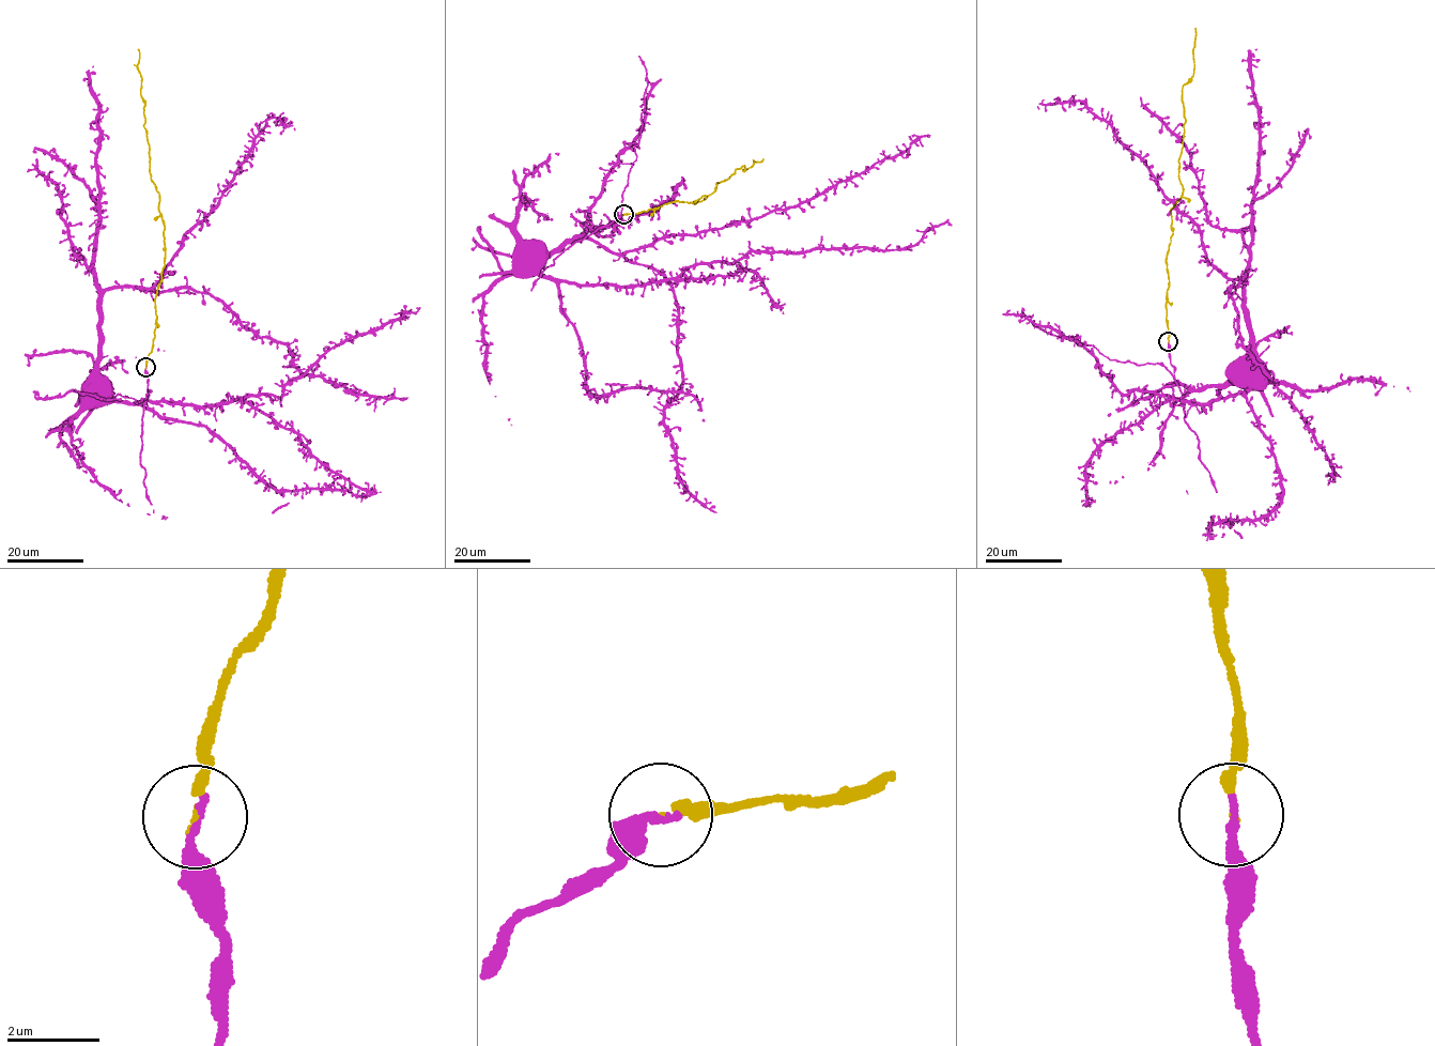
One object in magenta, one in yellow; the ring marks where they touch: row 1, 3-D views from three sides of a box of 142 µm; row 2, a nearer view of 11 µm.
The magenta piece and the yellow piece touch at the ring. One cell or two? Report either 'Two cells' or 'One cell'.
Two cells

